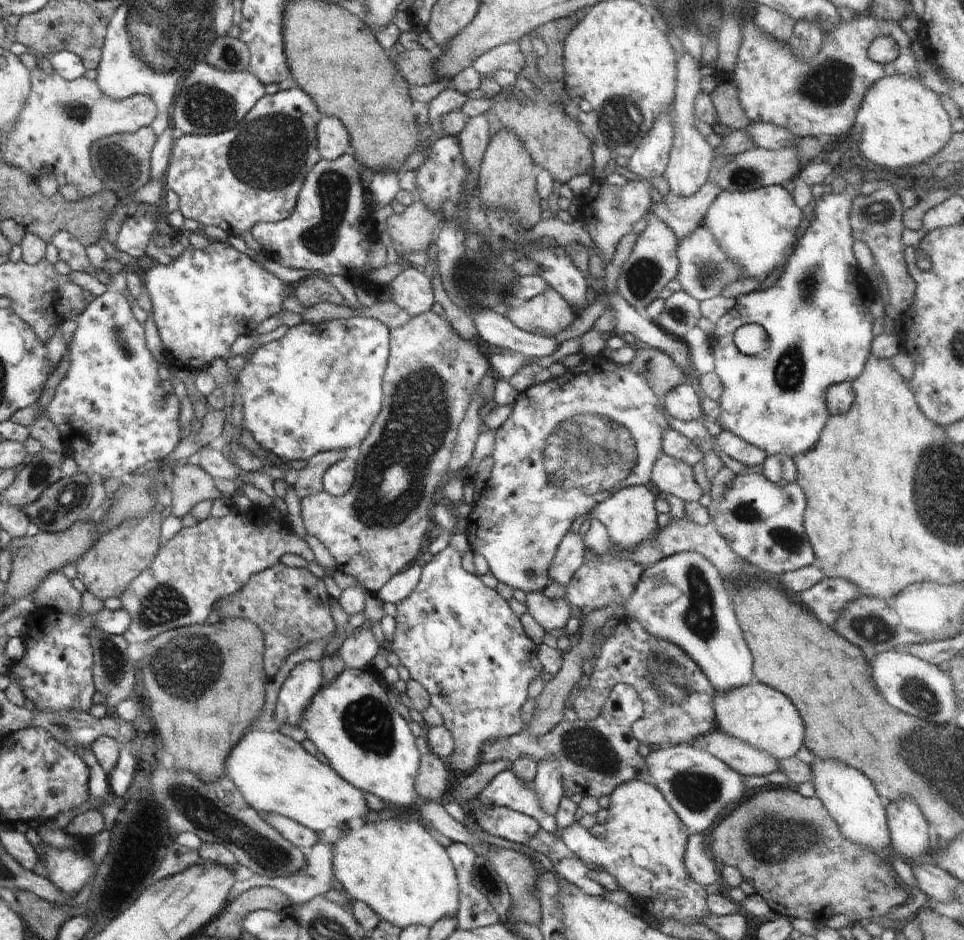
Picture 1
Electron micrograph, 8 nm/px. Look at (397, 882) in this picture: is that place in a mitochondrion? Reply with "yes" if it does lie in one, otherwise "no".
no

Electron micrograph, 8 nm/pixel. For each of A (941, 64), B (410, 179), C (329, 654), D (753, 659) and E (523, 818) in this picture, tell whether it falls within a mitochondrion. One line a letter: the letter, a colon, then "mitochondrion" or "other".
A: other
B: other
C: other
D: other
E: other

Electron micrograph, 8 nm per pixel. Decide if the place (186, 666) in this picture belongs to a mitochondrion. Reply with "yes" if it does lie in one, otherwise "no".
yes

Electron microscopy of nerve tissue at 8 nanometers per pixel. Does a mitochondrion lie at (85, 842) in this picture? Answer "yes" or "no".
no

